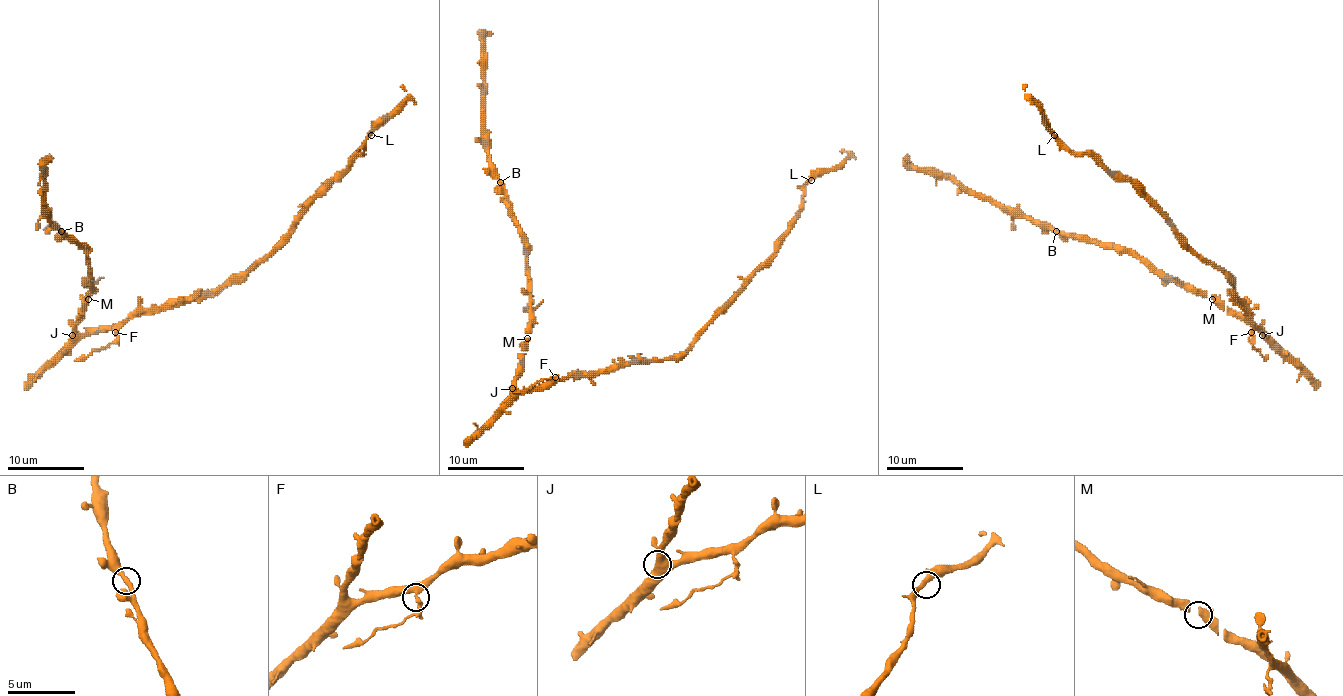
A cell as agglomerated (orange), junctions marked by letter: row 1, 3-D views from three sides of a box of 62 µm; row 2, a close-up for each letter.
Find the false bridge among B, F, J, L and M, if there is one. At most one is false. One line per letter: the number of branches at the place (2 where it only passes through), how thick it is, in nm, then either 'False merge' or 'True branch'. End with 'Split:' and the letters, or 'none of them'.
B: Branches: 2. Thickness 380 nm. True branch
F: Branches: 3. Thickness 300 nm. False merge
J: Branches: 3. Thickness 440 nm. True branch
L: Branches: 2. Thickness 340 nm. True branch
M: Branches: 3. Thickness 360 nm. True branch
Split: F

